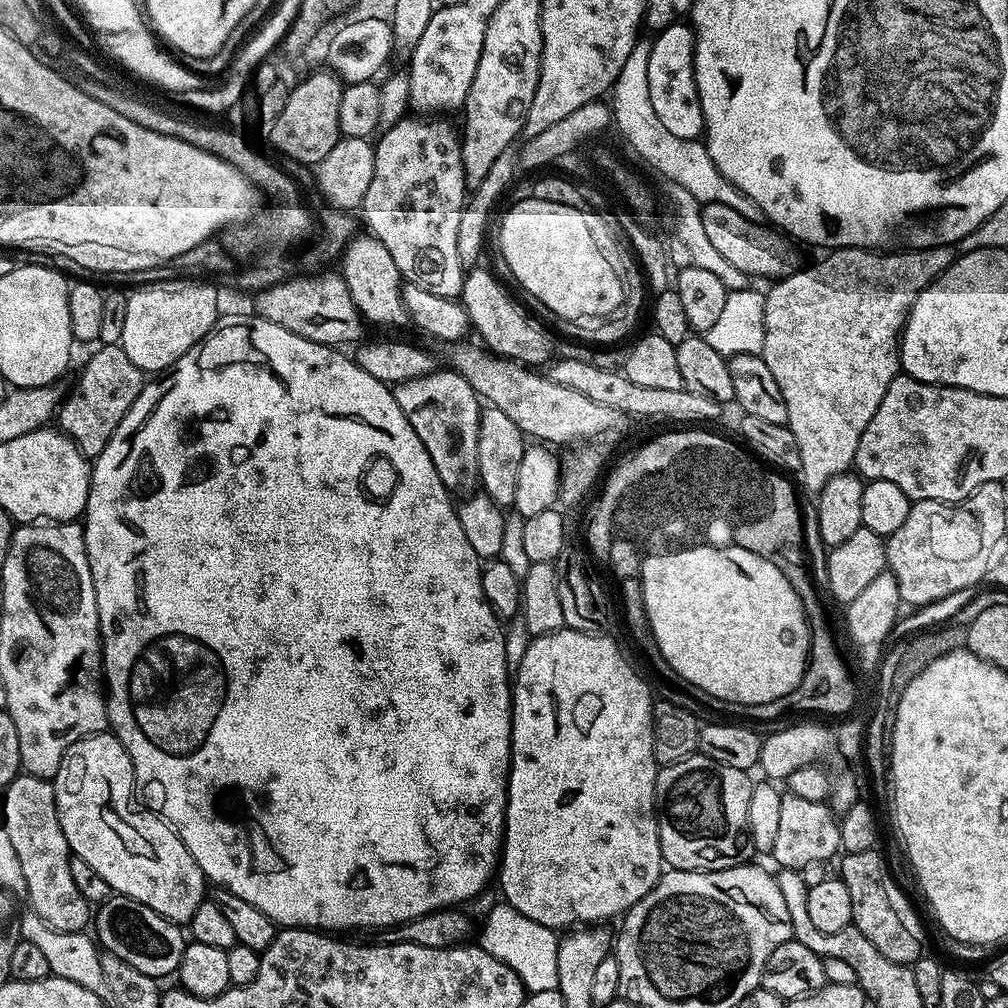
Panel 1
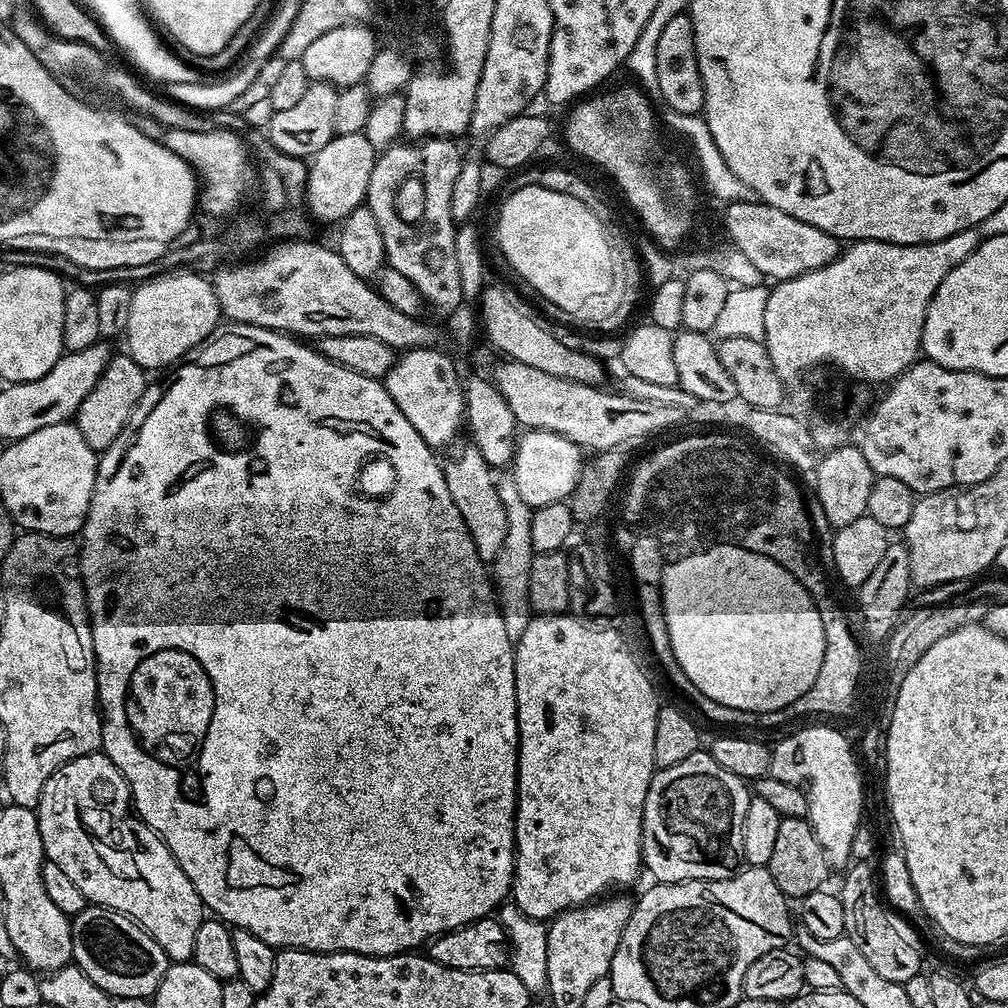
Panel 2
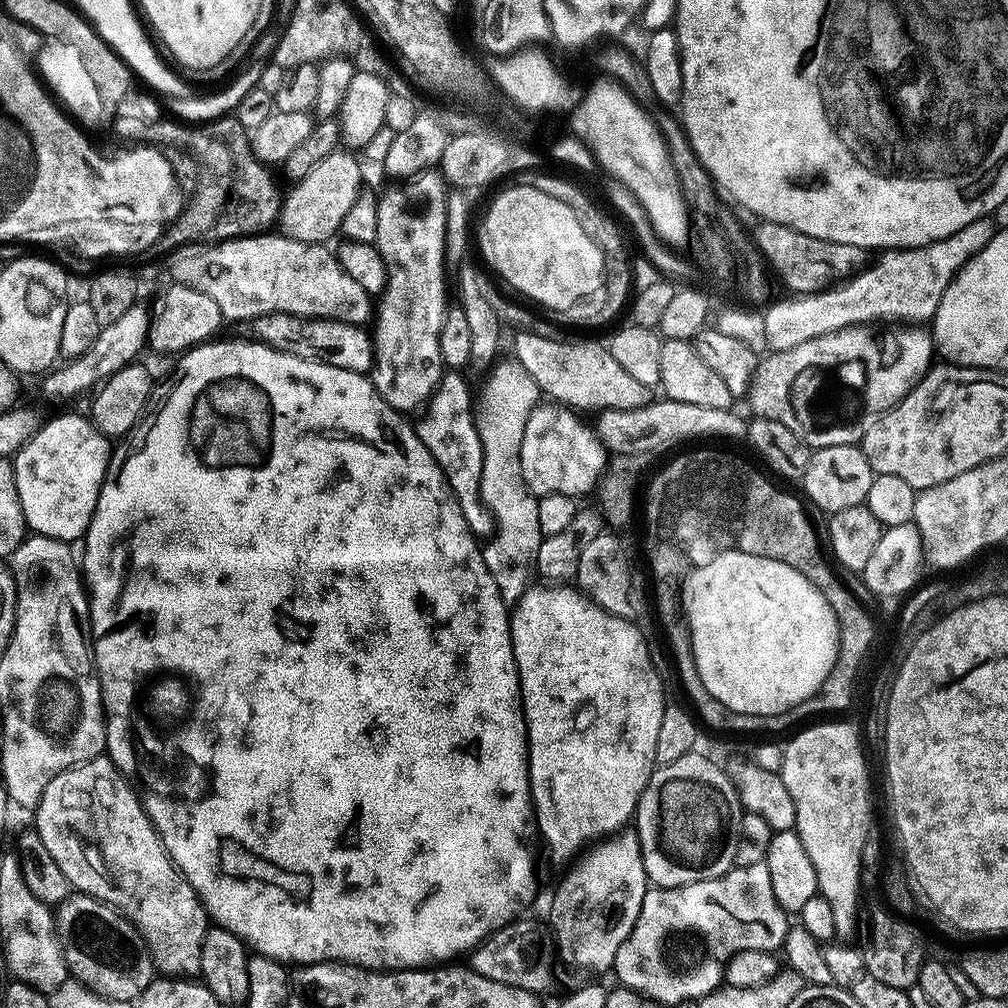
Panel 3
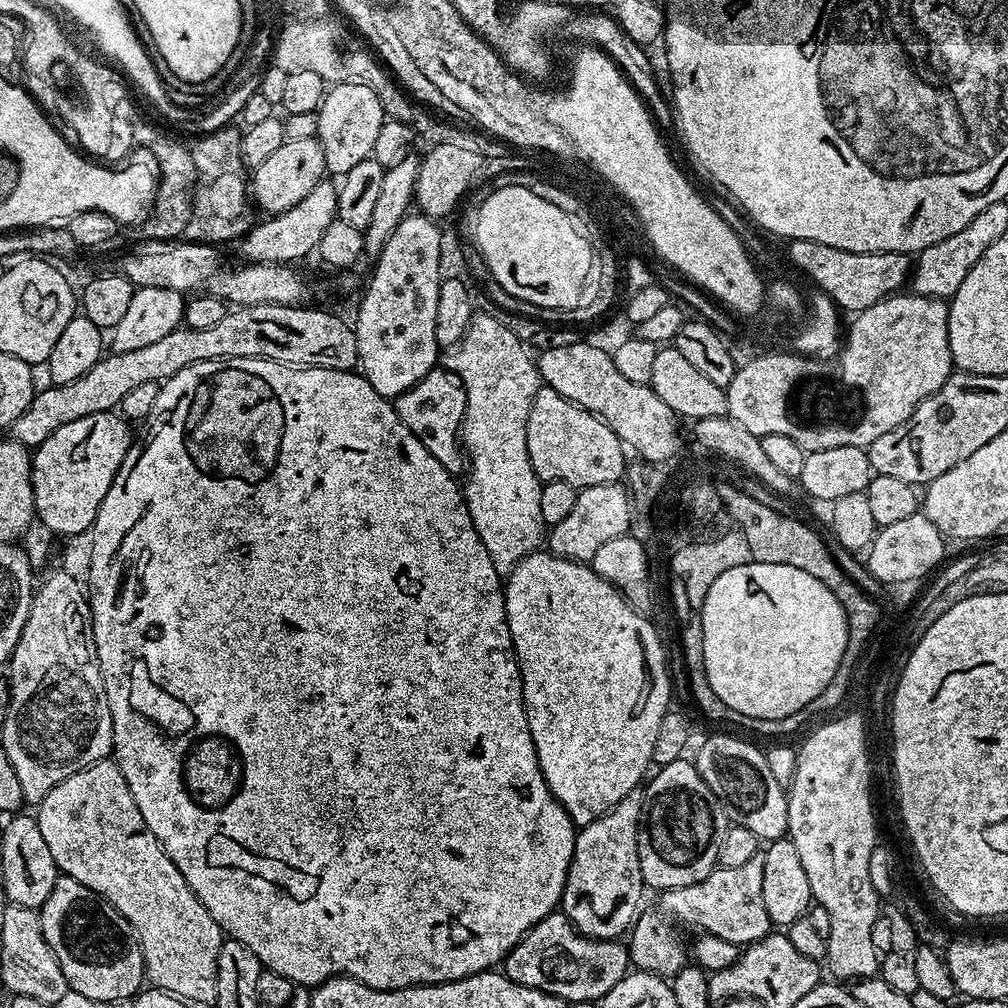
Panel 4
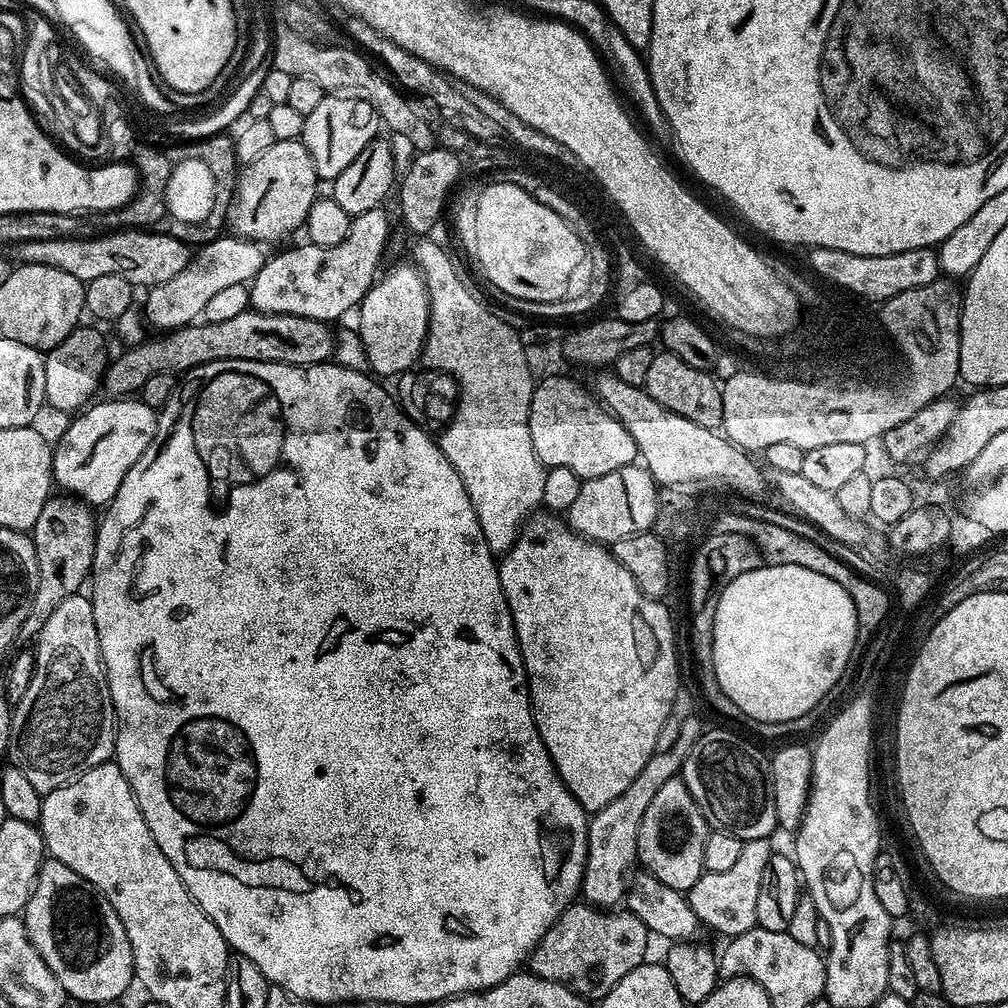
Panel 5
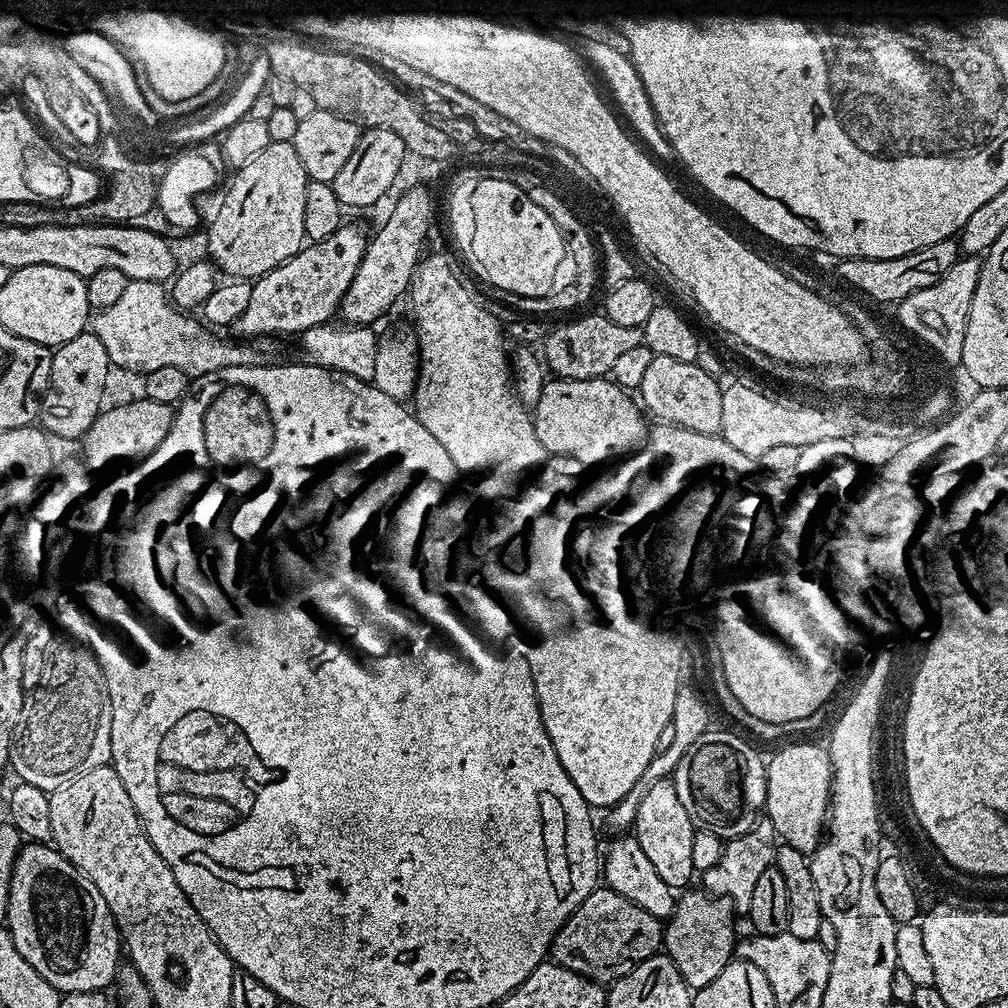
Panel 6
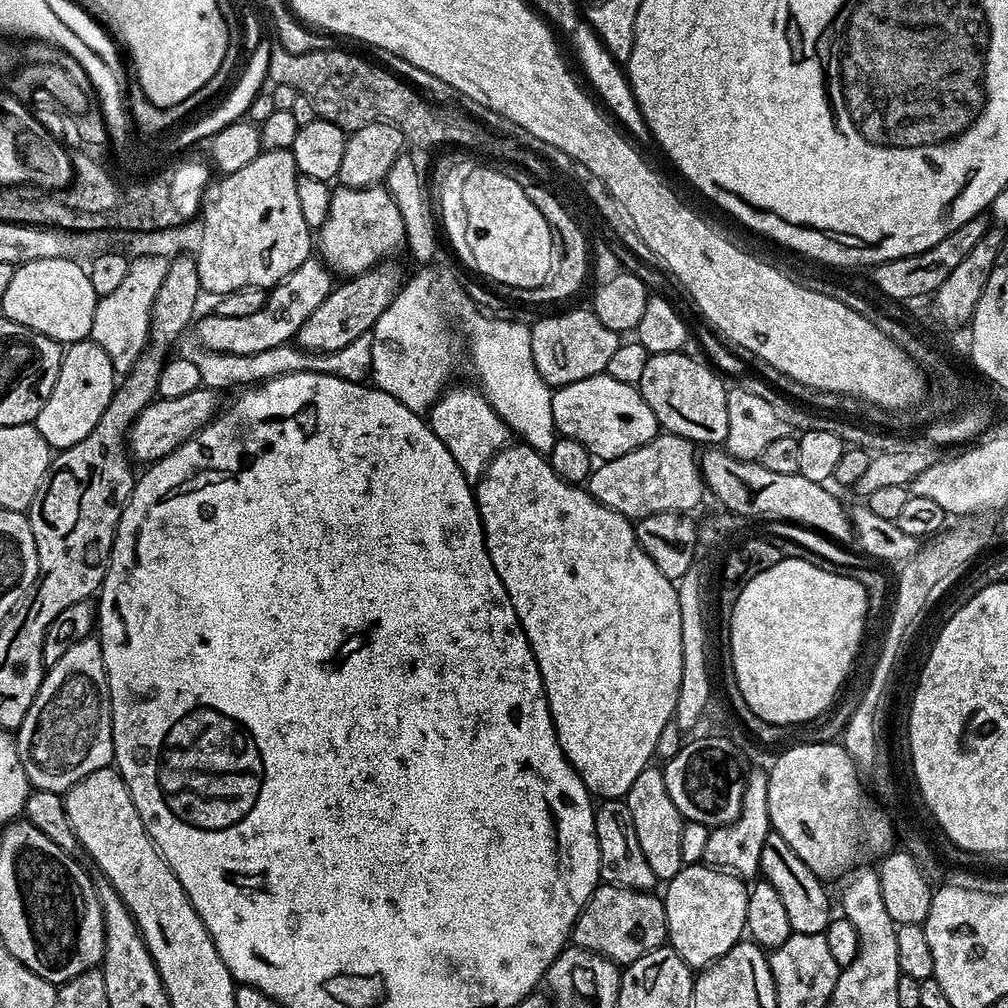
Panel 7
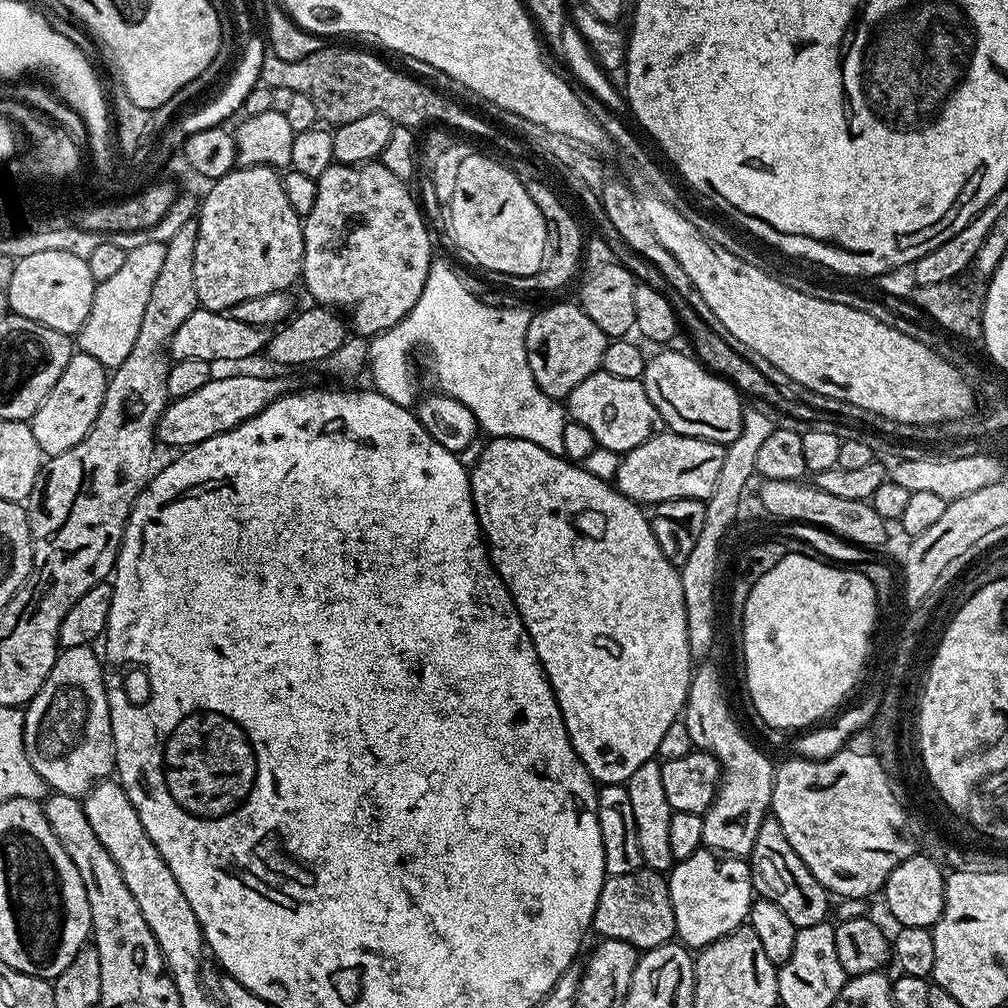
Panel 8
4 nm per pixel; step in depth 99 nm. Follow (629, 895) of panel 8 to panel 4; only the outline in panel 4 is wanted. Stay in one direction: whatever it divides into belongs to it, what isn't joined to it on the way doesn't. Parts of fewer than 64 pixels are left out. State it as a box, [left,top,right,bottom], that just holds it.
[502,910,628,1005]

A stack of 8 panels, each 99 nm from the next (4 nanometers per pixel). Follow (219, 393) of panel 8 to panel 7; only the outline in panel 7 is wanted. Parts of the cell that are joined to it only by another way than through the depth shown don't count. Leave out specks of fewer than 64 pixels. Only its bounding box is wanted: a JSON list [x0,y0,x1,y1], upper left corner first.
[126,386,217,466]

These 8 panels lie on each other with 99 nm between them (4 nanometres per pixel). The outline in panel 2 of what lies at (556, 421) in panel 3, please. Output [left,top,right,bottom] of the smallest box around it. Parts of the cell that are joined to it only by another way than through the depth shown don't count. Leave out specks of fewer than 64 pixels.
[510,428,585,510]

